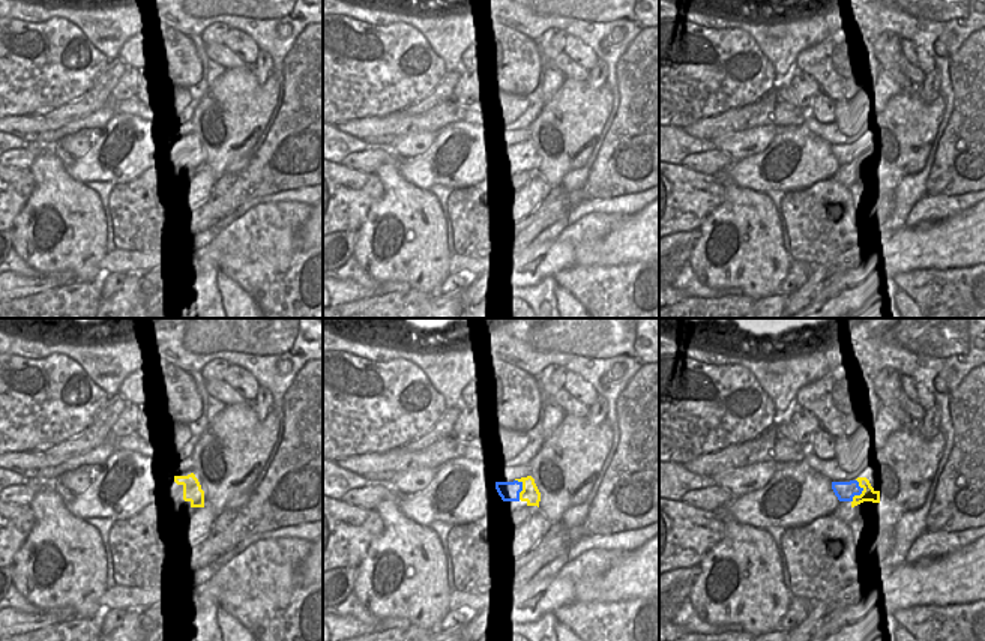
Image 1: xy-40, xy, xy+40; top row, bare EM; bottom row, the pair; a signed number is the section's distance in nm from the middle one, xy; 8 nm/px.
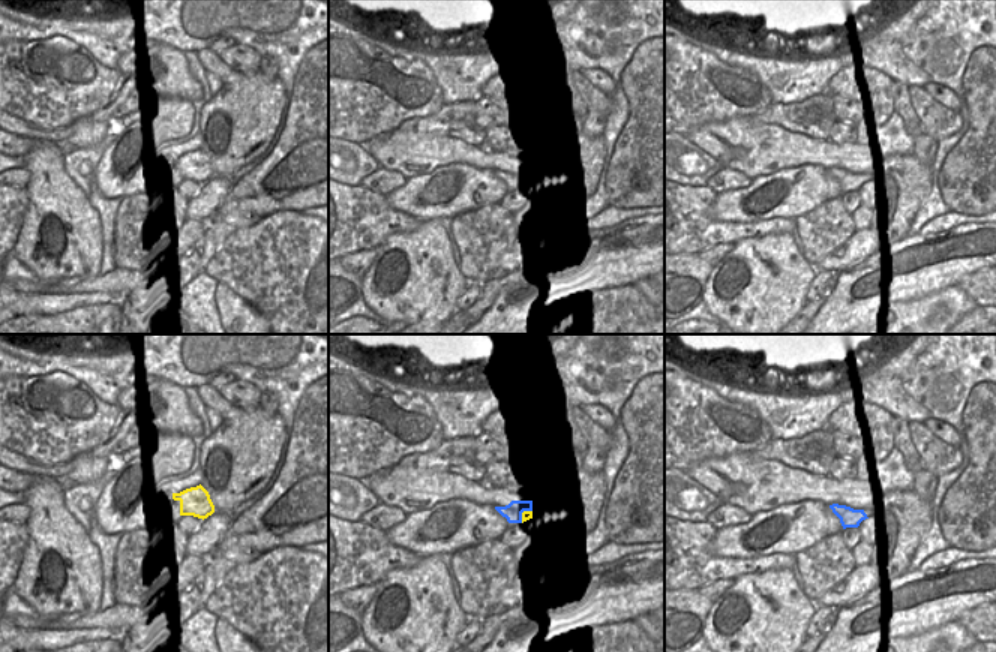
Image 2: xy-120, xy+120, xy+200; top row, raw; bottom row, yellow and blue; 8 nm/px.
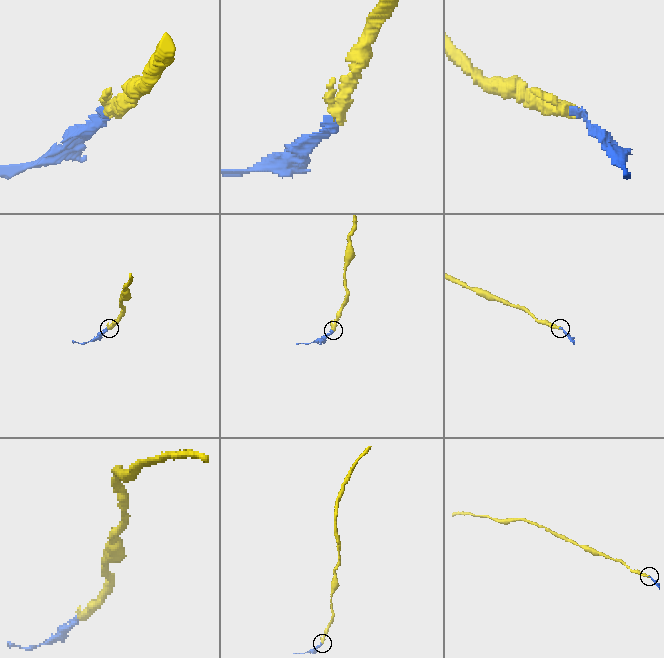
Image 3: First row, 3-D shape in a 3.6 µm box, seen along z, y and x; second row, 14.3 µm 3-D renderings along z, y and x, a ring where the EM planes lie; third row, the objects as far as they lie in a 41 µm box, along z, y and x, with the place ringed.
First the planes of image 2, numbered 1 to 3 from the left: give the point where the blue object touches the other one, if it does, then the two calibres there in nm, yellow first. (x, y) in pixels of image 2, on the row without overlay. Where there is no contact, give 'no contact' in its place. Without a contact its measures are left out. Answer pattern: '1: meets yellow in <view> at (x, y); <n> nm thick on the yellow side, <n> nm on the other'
1: no contact
2: meets yellow in xy+120 at (522, 177); 70 nm thick on the yellow side, 150 nm on the other
3: no contact

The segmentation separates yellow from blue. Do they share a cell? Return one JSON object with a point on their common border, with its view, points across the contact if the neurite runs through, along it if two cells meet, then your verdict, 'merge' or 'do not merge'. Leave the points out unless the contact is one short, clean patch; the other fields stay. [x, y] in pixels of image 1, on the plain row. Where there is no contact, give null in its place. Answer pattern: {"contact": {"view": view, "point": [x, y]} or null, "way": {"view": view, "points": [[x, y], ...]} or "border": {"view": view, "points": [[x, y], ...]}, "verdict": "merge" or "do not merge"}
{"contact": {"view": "xy+40", "point": [862, 156]}, "border": {"view": "xy+40", "points": [[856, 143], [862, 155], [852, 165]]}, "verdict": "do not merge"}

